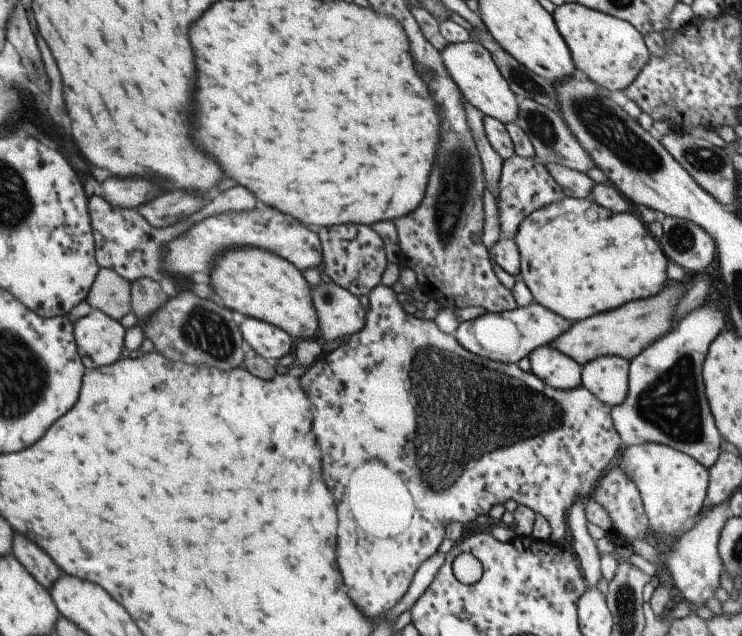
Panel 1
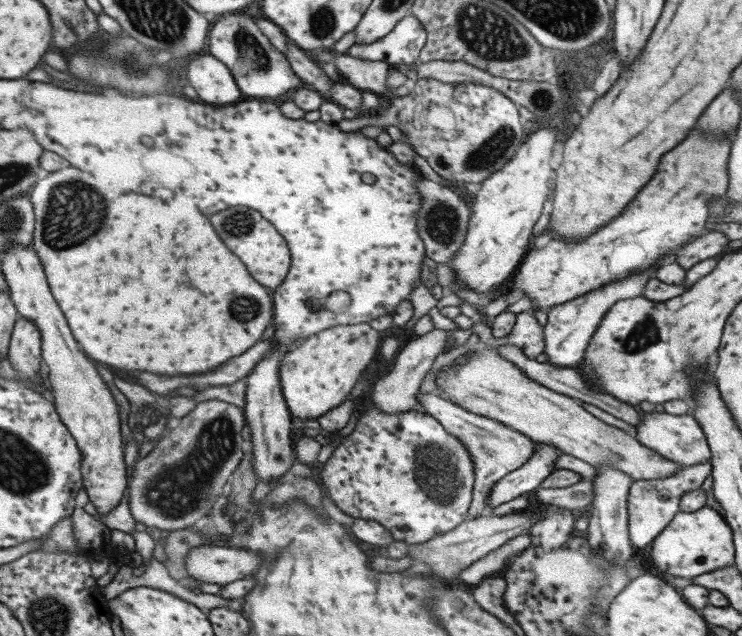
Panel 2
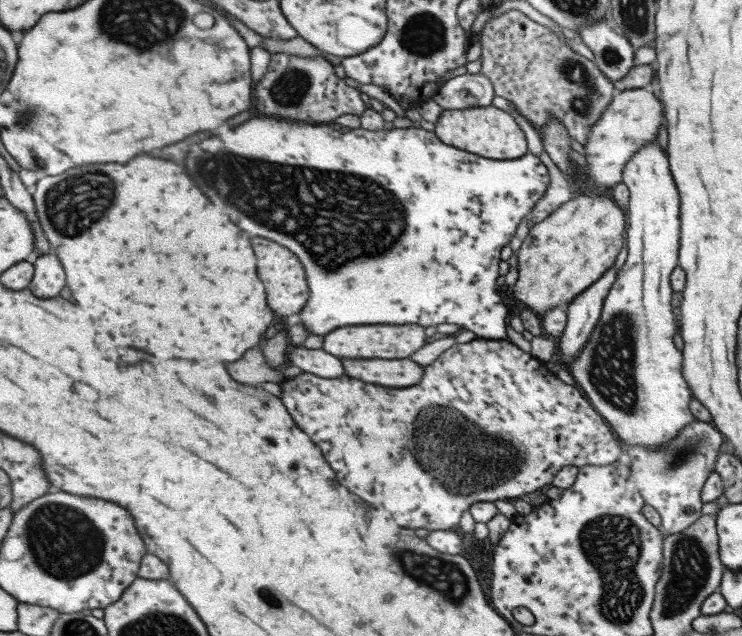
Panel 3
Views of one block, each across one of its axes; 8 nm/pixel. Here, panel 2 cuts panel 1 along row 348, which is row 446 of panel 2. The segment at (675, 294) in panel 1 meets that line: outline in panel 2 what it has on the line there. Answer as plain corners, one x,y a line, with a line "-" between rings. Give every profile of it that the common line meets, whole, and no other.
495,347
475,350
474,355
469,355
461,364
443,367
435,373
435,387
437,387
436,393
439,394
439,397
447,399
453,405
462,407
467,412
496,420
517,432
522,432
533,443
549,444
573,458
587,462
594,468
615,467
631,477
633,481
662,479
671,476
681,468
669,459
657,455
651,449
643,447
641,443
635,441
635,438
631,438
623,430
607,425
591,416
589,412
575,404
575,399
551,392
550,389
535,384
535,381
523,376
523,371
520,371
519,367
505,360

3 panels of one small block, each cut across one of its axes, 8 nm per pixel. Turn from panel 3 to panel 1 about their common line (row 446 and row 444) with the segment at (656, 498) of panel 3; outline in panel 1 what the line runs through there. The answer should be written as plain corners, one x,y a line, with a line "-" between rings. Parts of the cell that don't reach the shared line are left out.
707,301
687,312
651,346
628,361
628,390
624,402
610,408
612,426
625,446
653,442
691,456
705,469
719,457
721,436
714,426
701,382
701,364
713,338
723,330
721,310

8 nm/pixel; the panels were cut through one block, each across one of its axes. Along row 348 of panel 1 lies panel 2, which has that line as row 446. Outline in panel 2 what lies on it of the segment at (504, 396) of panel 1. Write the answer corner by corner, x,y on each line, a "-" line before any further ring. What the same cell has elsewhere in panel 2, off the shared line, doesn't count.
367,406
347,436
339,438
338,432
331,435
335,448
322,464
321,486
327,488
333,504
345,515
374,520
387,528
395,540
412,546
445,534
467,519
474,483
473,463
463,444
451,436
435,417
414,409
383,414
380,409

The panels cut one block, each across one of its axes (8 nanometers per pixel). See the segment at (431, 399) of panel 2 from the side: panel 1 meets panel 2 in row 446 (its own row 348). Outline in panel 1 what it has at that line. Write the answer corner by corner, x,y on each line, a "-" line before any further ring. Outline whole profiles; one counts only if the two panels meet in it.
532,302
523,308
516,307
503,313
487,312
473,320
461,322
452,335
463,350
473,355
491,361
516,364
521,358
528,357
535,348
553,342
561,332
569,328
571,321

